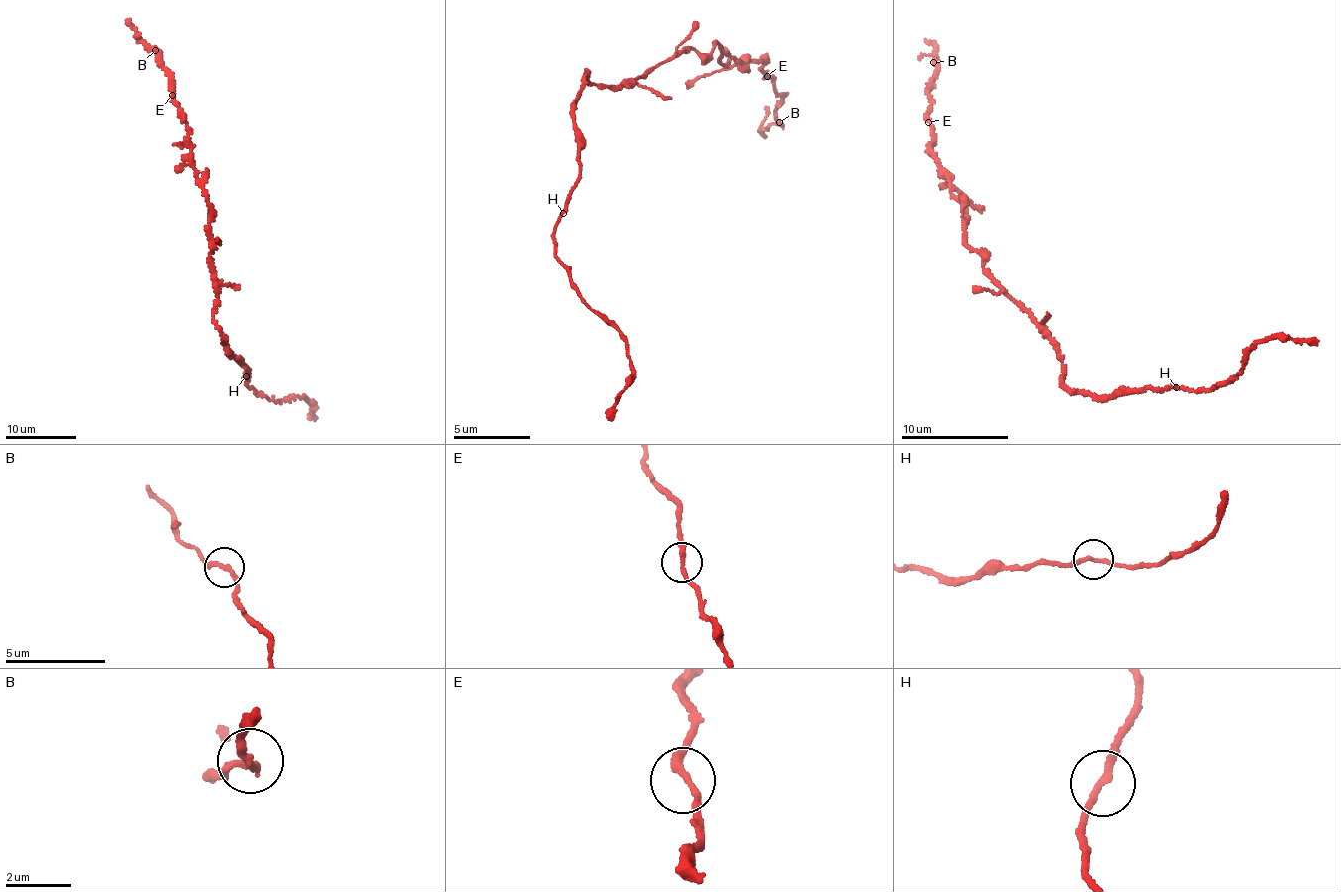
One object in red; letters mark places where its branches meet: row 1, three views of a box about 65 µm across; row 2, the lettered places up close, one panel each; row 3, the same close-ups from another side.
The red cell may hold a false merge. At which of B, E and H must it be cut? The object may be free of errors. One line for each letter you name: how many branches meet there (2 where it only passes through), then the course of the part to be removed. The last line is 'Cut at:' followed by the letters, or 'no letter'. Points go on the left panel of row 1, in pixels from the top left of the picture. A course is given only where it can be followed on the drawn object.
Cut at: no letter

